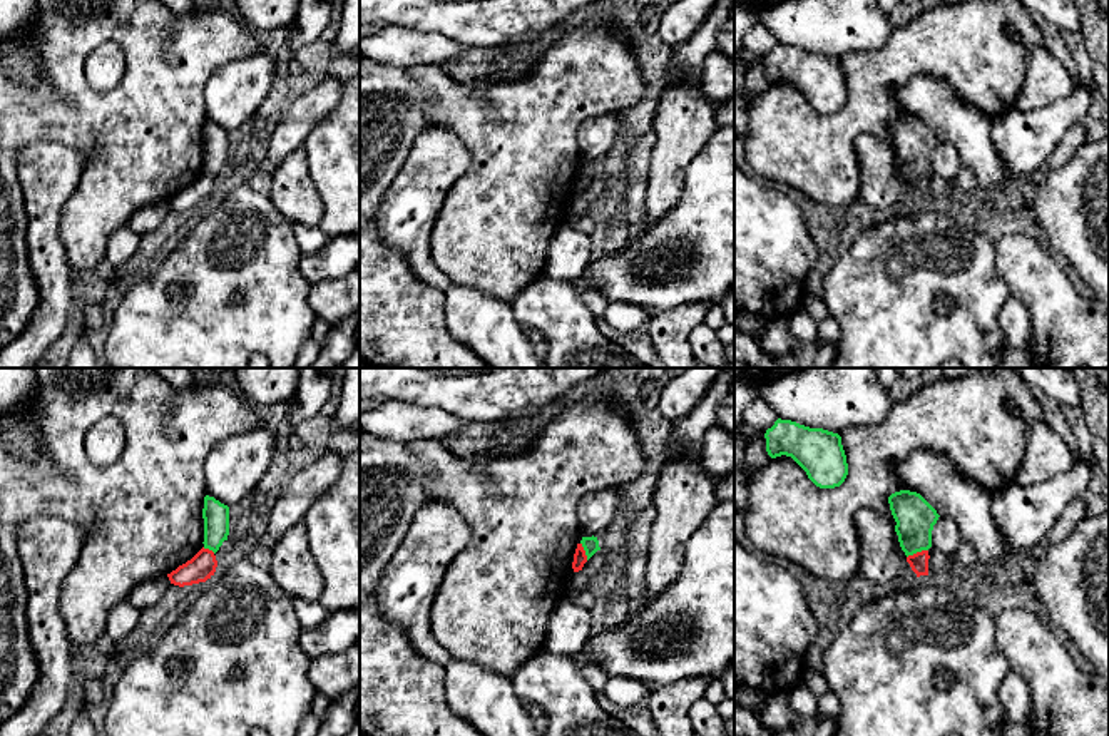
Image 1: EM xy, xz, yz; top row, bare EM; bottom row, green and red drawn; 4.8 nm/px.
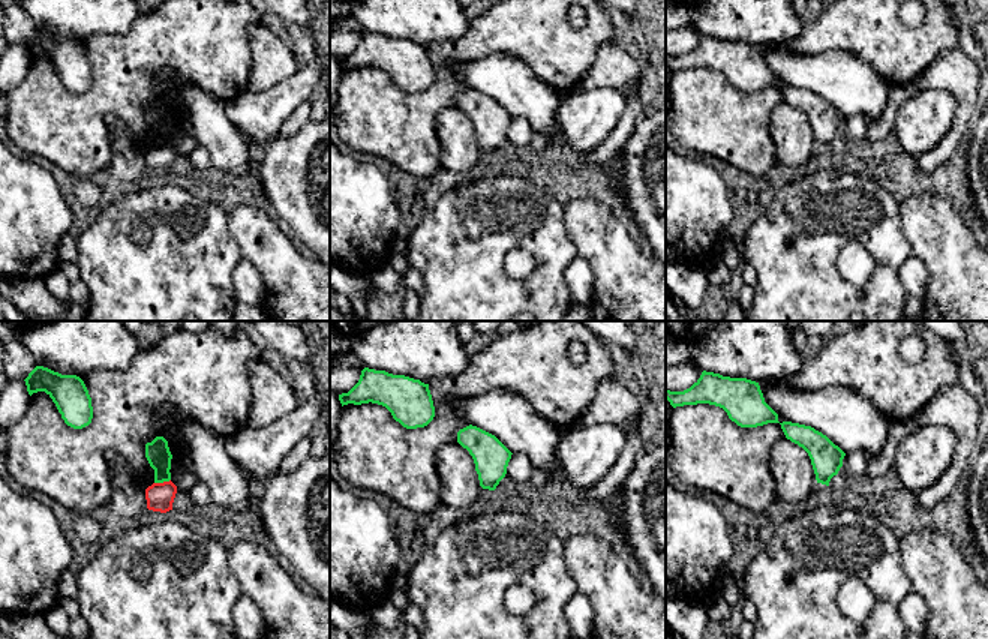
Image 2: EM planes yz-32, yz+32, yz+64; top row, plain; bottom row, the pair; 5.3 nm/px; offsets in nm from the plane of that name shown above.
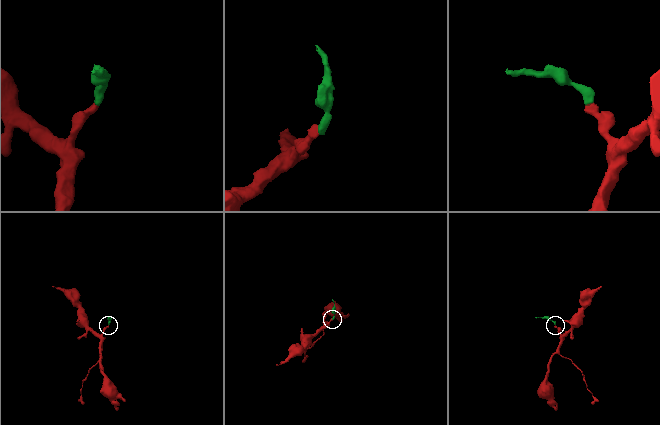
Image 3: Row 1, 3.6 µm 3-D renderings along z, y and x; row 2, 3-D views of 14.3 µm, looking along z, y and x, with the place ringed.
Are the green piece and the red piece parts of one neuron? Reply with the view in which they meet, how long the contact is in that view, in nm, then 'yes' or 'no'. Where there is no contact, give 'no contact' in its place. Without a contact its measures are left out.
yz | 110 nm | no

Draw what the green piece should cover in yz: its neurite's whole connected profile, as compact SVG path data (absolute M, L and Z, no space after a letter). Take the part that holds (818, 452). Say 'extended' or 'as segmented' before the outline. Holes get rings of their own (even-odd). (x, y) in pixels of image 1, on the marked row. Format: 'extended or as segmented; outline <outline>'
as segmented; outline M778 418L764 433L771 458L791 457L820 488L840 487L848 475L846 455L838 433Z

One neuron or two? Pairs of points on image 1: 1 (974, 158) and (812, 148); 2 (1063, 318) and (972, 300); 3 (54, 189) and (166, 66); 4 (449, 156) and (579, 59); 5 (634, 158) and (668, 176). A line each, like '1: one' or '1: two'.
1: two
2: two
3: two
4: two
5: two

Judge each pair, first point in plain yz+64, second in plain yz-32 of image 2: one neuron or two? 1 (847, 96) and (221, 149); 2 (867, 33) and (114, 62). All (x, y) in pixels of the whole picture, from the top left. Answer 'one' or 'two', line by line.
1: one
2: one

